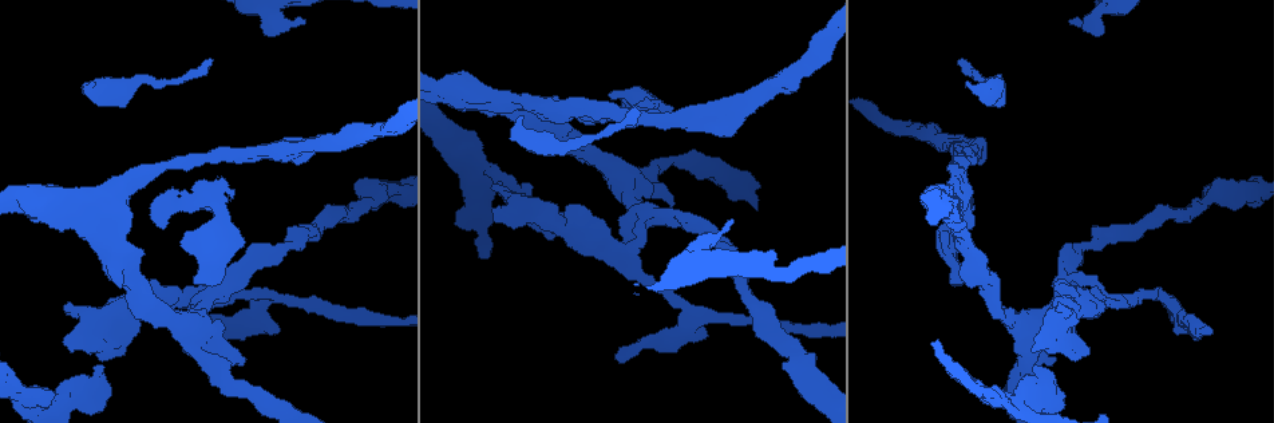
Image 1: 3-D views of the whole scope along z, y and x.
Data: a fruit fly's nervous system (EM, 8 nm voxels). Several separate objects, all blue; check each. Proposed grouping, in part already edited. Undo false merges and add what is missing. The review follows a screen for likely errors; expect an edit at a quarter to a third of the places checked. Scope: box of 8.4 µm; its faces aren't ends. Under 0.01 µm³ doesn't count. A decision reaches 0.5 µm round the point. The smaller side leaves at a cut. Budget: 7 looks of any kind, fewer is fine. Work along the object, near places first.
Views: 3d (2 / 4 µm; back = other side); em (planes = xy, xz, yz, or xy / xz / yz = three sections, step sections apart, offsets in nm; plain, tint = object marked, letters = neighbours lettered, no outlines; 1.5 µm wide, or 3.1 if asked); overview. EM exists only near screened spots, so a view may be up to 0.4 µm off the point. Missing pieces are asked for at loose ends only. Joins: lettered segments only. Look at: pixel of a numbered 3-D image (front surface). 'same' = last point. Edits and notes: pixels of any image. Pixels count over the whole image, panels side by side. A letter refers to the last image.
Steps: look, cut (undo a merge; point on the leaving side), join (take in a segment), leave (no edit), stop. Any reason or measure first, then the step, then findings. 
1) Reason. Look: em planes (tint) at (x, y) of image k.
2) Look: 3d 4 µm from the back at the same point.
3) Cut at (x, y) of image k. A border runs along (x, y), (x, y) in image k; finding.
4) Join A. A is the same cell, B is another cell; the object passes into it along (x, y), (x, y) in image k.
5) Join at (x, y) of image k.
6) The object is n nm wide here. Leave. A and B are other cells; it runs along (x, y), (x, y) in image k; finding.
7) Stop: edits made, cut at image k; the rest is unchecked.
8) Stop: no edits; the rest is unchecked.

Branch stops here. Look: em yz step 8 (tint) at (245, 358) of image 1.

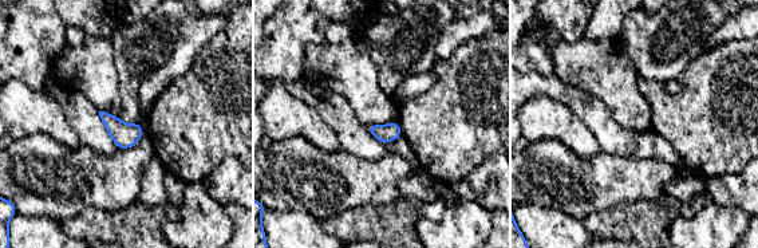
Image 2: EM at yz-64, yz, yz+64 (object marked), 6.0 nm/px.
What lies round it. Look: em yz step 8 (letters) at the same point.

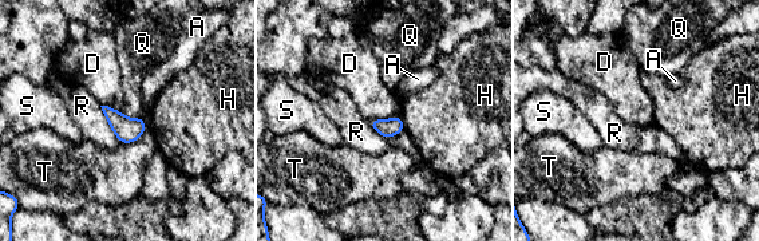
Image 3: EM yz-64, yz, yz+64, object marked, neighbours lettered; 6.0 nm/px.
The longest contact is with R, 220 nm. Leave. A, D, H, Q, R, S and T are other cells; a border runs along (398, 114), (386, 119), (368, 121) in image 3; none of them fits.

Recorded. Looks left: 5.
An open end. Look: em planes (letters) at (69, 304) of image 1.

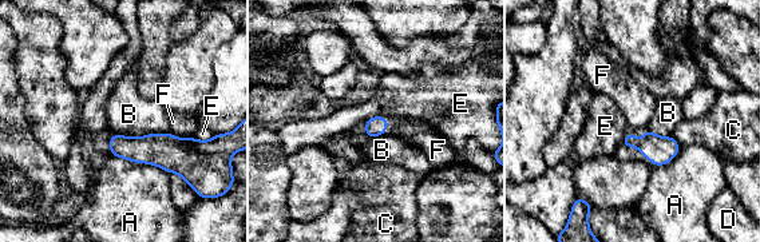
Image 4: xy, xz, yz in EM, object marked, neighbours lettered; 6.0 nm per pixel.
The longest contact is with A, 360 nm. Leave. A, B, C, D, E and F are other cells; none of them fits.

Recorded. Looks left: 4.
Free end. Look: em xz step 4 (tint) at (218, 281) of image 1.

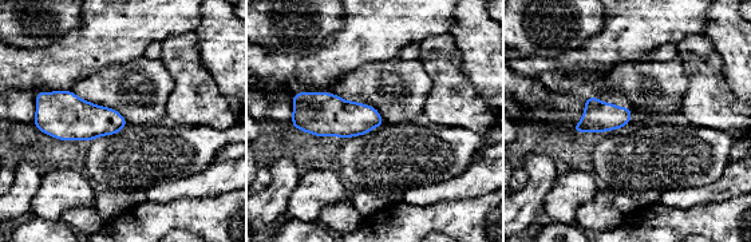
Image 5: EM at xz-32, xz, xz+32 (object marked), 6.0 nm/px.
Look: em xz step 4 (letters) at the same point.

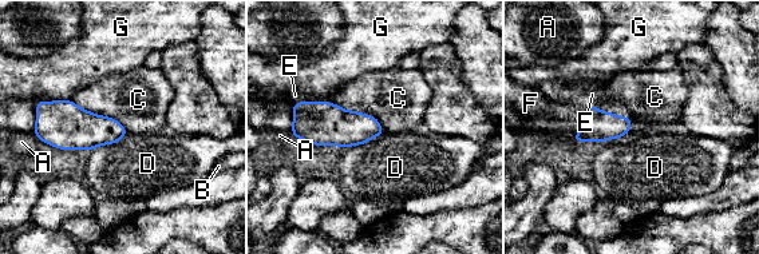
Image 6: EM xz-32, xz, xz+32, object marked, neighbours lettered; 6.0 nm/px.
The object is 160 nm wide here. Join E. E is the same cell, A, B, C, D, F and G are other cells; the cell continues.

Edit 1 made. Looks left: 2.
Stop: edits made, join at image 6; the rest is unchecked.

